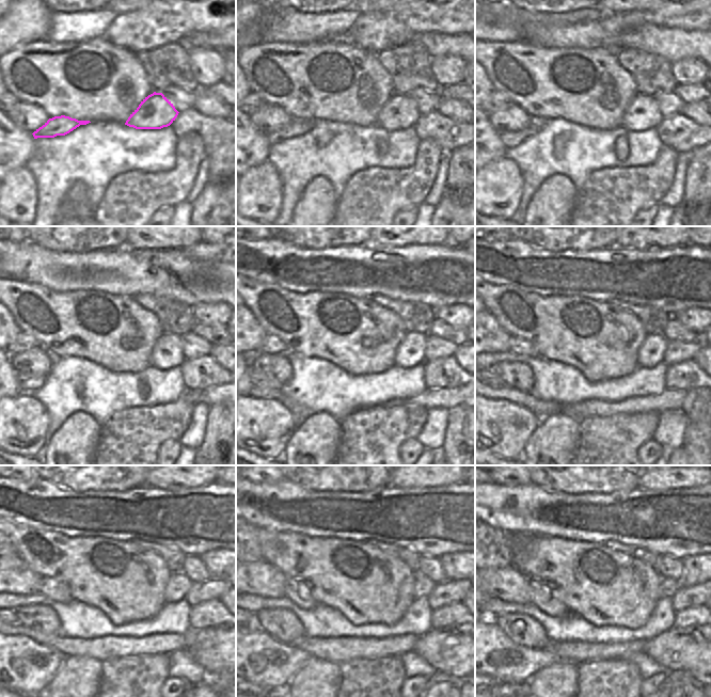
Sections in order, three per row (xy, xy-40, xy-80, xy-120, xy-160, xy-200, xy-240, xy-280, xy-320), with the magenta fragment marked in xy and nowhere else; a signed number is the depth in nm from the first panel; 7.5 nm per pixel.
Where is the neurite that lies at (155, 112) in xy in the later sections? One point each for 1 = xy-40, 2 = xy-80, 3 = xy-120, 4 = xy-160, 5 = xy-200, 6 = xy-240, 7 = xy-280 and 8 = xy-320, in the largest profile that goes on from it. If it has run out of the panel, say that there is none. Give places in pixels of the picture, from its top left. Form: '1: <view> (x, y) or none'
1: xy-40 (400, 112)
2: xy-80 (643, 113)
3: xy-120 (167, 353)
4: xy-160 (411, 351)
5: xy-200 (651, 352)
6: xy-240 (175, 590)
7: xy-280 (420, 579)
8: xy-320 (663, 579)

